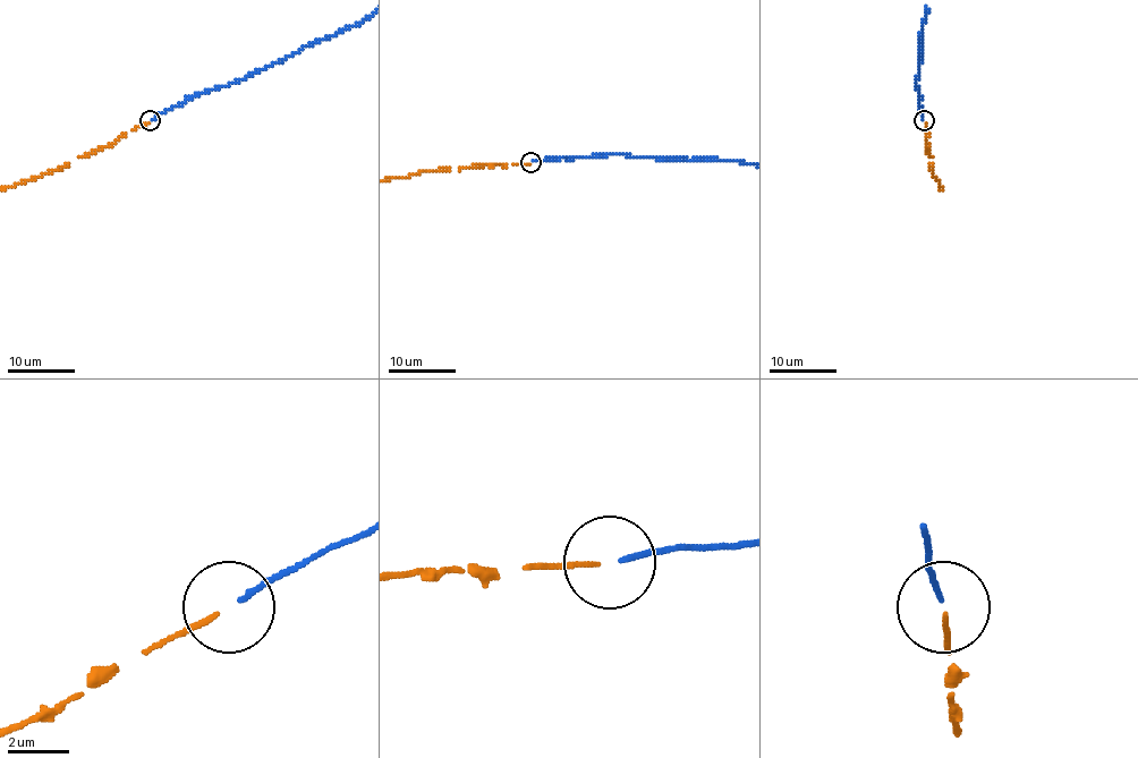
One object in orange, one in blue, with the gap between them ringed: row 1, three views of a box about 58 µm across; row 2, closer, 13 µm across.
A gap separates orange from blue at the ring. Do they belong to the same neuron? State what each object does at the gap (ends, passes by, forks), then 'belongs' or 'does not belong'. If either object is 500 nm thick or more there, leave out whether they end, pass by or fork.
orange ends there; blue ends there; belongs

